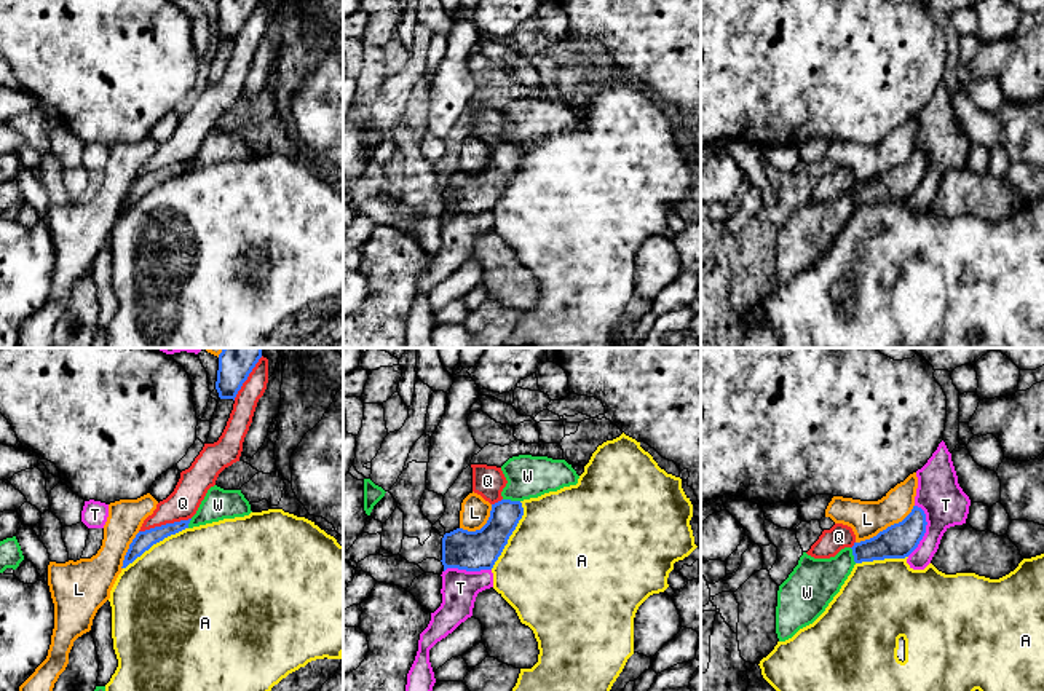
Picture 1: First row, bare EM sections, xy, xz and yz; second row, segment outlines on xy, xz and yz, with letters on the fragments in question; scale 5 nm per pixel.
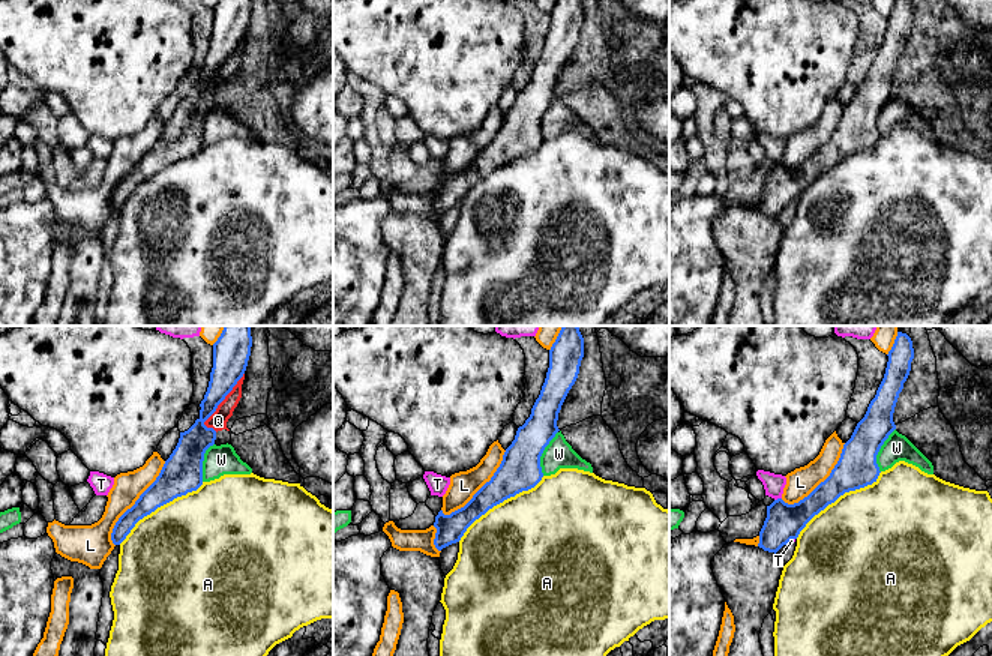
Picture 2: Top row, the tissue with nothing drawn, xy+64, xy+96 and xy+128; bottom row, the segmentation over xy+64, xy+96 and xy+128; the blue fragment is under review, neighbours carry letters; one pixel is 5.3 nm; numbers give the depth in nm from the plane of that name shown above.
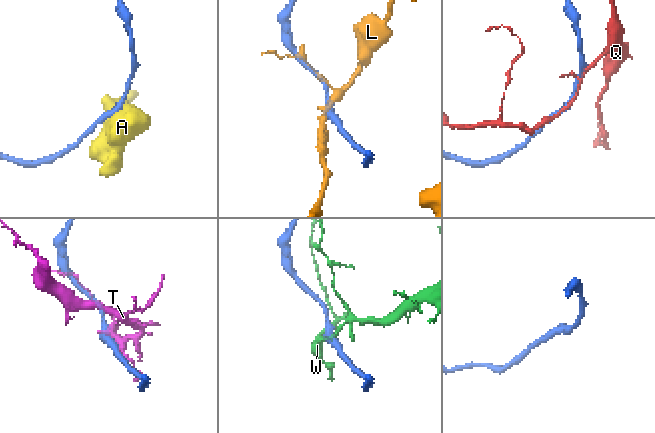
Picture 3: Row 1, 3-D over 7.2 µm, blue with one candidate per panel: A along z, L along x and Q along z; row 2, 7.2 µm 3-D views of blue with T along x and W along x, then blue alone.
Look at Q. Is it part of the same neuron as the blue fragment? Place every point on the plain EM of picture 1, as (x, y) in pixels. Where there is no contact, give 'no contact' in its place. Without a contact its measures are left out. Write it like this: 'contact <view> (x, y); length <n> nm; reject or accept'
contact xy (166, 166); length 280 nm; reject

